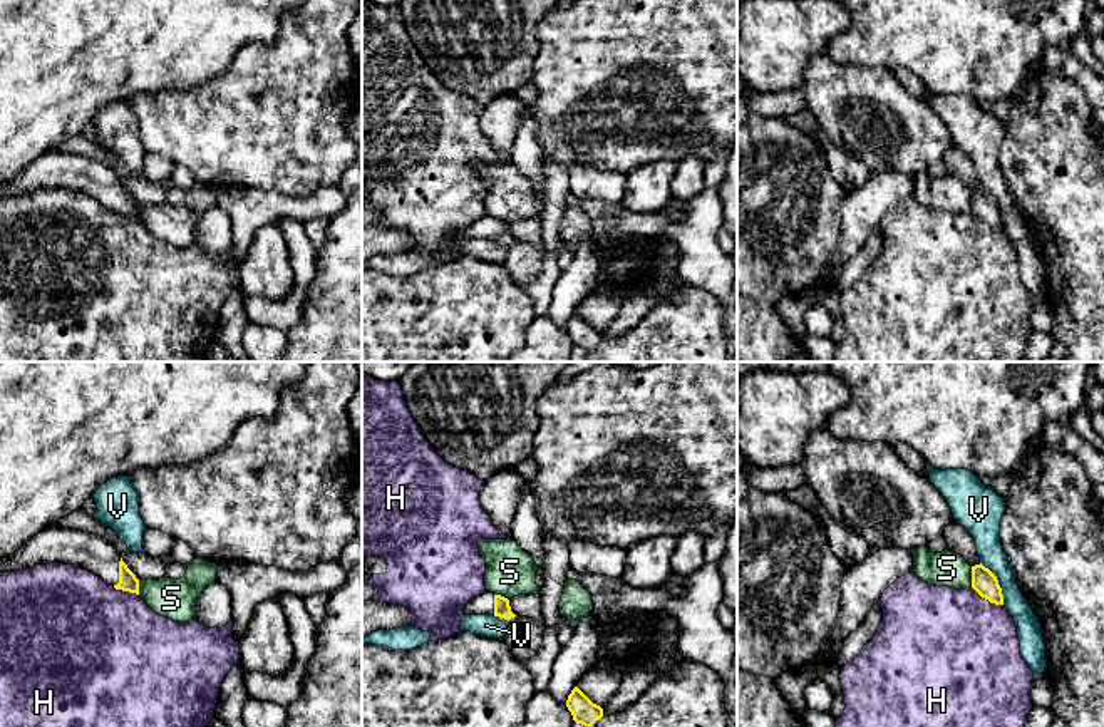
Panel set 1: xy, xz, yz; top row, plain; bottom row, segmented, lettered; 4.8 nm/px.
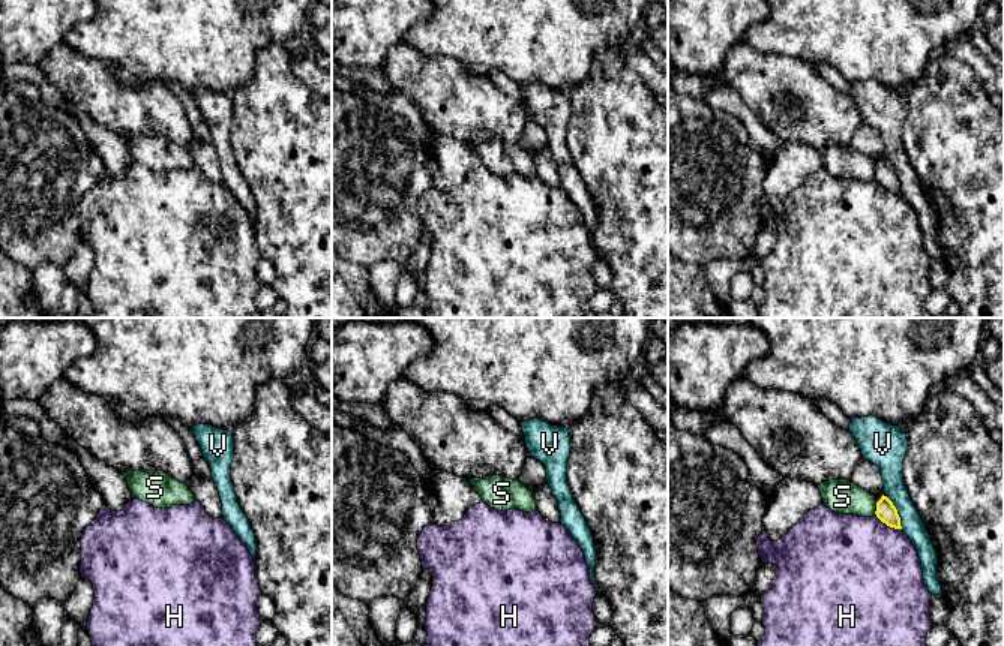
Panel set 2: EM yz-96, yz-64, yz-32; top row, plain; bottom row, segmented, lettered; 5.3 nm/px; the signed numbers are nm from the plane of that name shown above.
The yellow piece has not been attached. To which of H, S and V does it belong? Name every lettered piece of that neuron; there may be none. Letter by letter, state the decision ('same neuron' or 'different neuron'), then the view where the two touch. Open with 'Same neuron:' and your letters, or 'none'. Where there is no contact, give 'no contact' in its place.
Same neuron: none
H: different neuron; meets yellow in yz
S: different neuron; meets yellow in yz
V: different neuron; meets yellow in yz

